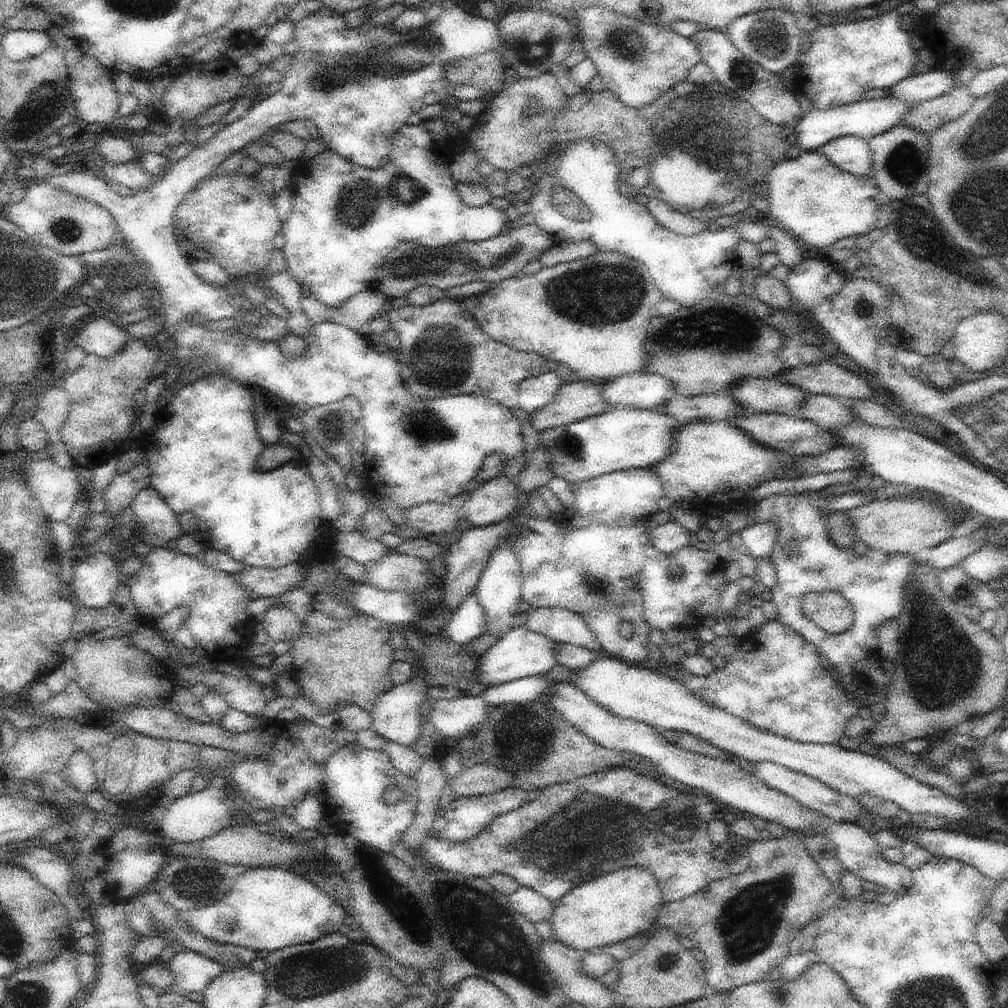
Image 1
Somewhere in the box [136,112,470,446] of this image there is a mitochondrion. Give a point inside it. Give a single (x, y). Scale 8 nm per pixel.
(357, 203)

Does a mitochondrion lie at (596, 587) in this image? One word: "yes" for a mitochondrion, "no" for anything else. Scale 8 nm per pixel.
yes

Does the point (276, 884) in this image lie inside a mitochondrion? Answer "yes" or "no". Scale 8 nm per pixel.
no

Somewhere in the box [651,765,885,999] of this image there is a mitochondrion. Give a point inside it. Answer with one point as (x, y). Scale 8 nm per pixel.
(748, 921)

